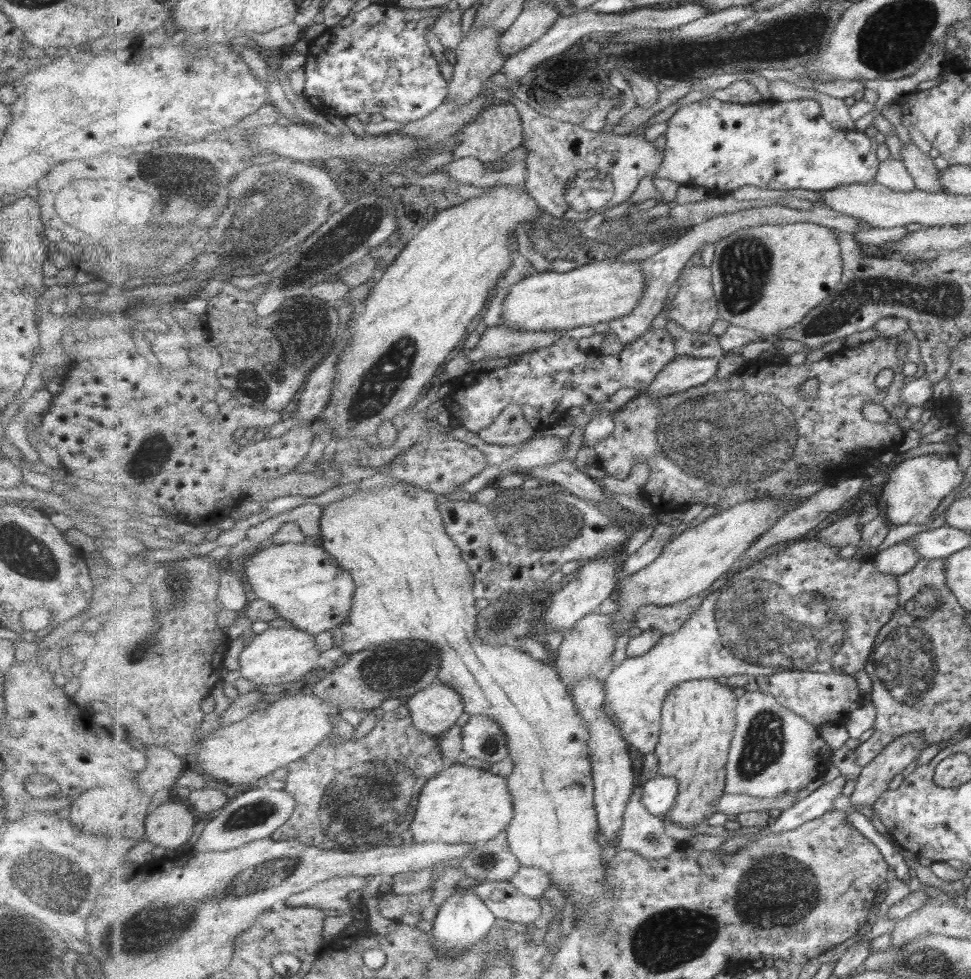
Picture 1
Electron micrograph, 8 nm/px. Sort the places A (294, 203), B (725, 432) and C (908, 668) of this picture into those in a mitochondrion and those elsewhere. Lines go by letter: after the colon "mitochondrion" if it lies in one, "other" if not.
A: mitochondrion
B: mitochondrion
C: mitochondrion

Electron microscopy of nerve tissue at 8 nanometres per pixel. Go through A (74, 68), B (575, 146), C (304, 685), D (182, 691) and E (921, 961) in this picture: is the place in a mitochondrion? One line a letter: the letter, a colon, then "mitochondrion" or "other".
A: other
B: other
C: other
D: other
E: mitochondrion

